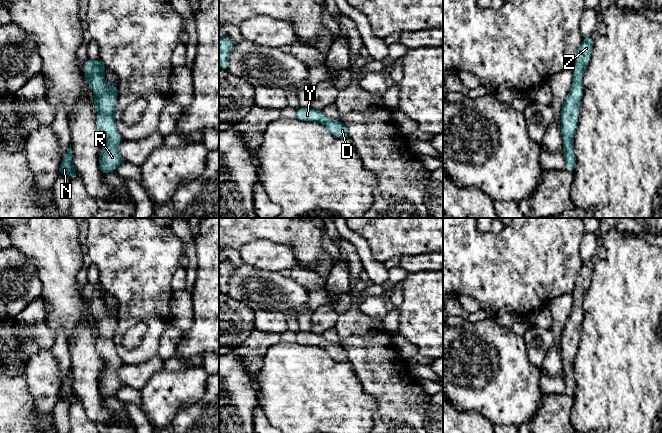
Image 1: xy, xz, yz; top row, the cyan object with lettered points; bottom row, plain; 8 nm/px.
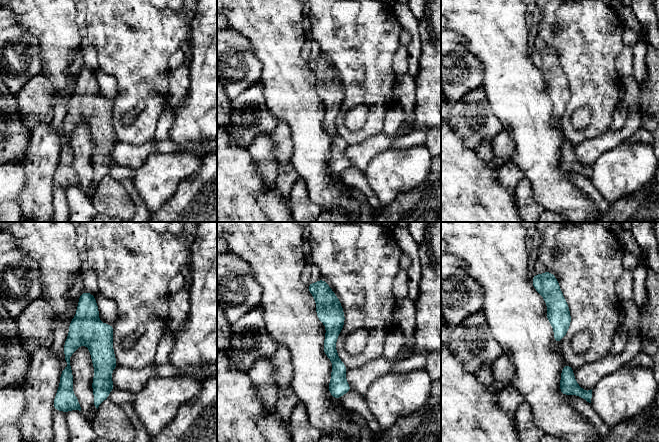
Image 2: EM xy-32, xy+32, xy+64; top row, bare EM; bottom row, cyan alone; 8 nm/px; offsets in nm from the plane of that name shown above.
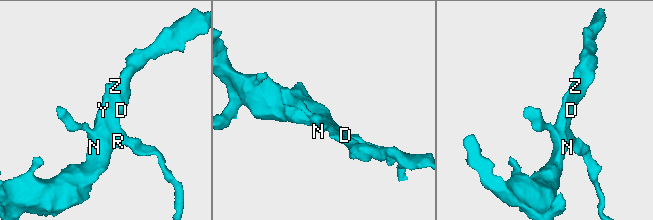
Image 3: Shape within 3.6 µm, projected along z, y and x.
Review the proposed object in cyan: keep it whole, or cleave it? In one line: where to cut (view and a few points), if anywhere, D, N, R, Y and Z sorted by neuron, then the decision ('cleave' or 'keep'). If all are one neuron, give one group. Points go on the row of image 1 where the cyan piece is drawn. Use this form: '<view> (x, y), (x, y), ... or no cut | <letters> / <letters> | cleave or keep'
no cut | D N R Y Z | keep

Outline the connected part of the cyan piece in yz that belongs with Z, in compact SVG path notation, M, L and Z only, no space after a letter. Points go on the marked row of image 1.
M591 36L583 37L572 67L573 80L569 95L565 98L561 108L560 130L563 138L562 155L565 158L565 171L573 173L576 164L574 149L574 134L579 118L579 104L583 97L583 76L588 66L594 46Z

